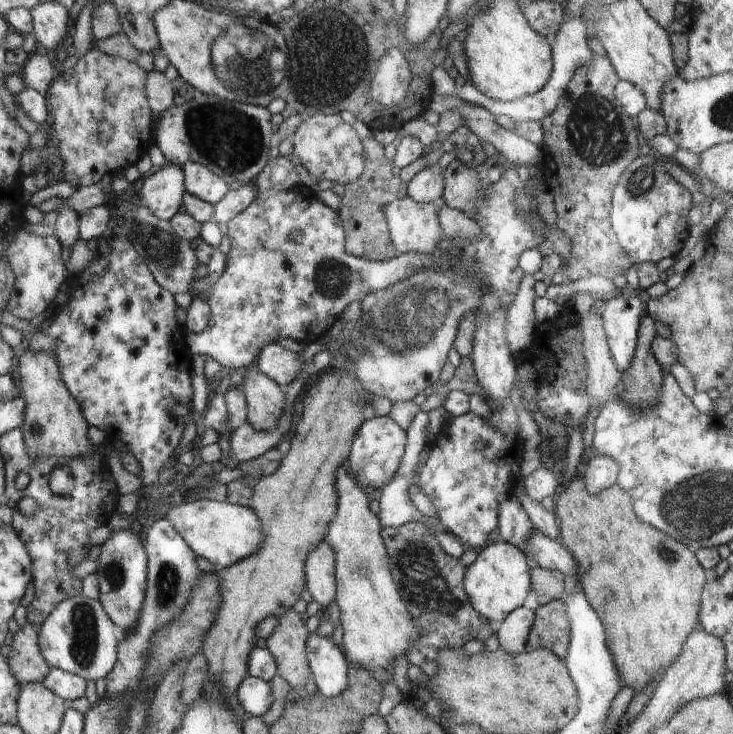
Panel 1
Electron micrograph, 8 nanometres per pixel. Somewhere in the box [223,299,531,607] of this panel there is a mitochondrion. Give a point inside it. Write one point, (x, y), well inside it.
(364, 570)

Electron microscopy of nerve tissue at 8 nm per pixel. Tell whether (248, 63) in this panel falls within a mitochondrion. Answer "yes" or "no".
yes

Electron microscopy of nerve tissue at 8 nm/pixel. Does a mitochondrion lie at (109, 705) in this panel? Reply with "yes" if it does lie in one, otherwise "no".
no

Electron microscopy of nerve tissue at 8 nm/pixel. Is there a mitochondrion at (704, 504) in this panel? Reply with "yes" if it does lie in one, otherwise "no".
yes

